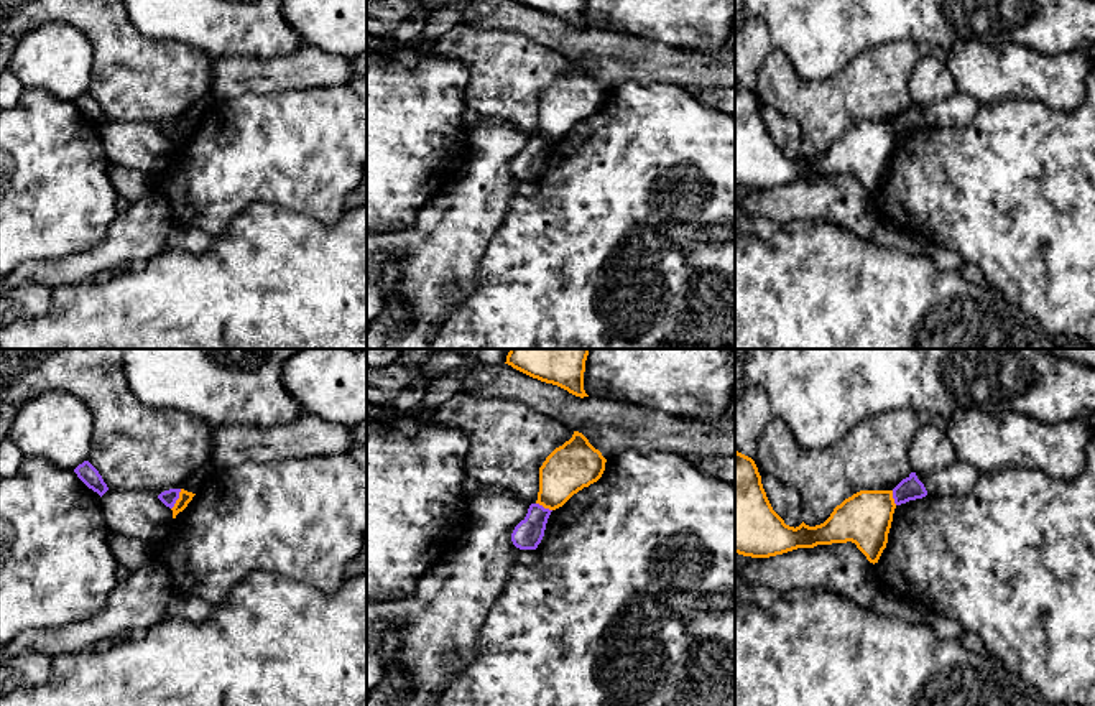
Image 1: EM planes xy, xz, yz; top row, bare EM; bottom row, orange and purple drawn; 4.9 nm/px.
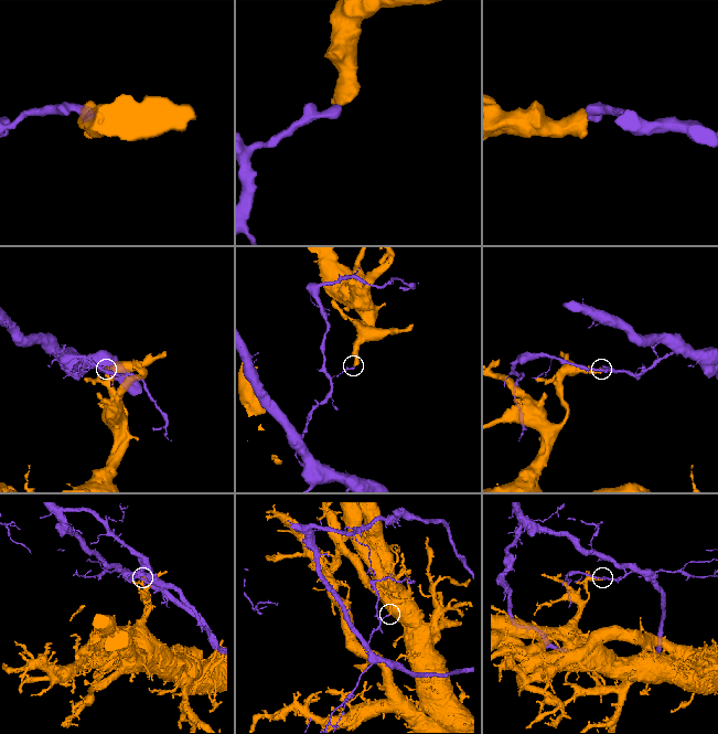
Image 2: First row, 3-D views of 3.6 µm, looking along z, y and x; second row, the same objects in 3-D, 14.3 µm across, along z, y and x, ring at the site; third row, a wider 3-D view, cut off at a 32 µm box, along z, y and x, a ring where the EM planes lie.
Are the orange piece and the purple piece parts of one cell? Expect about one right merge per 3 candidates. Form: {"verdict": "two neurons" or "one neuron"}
{"verdict": "two neurons"}

